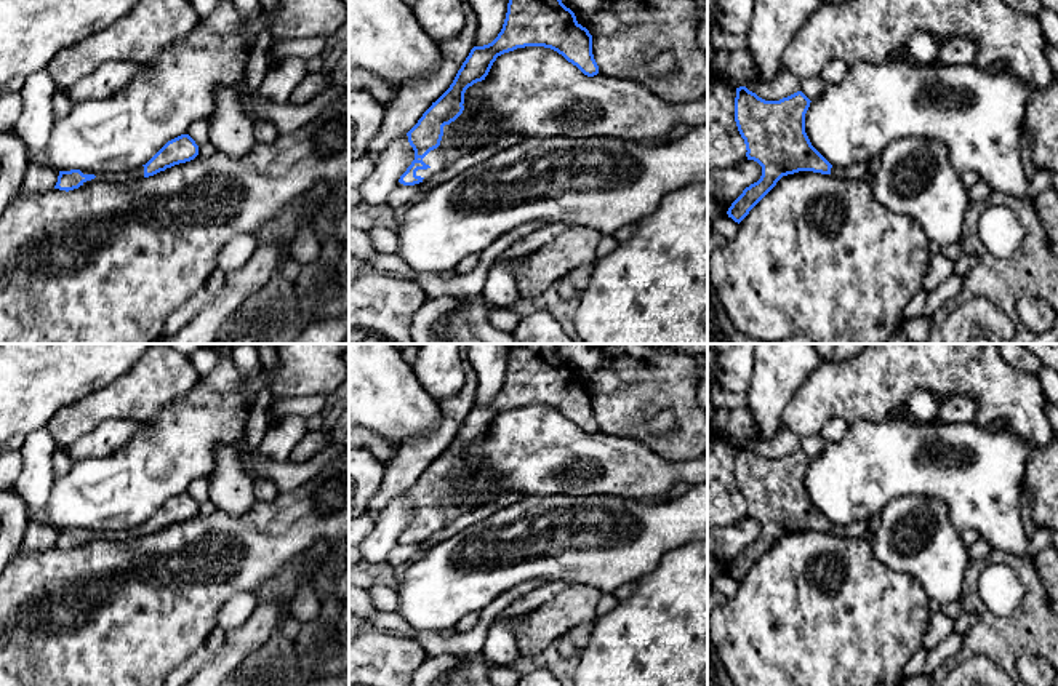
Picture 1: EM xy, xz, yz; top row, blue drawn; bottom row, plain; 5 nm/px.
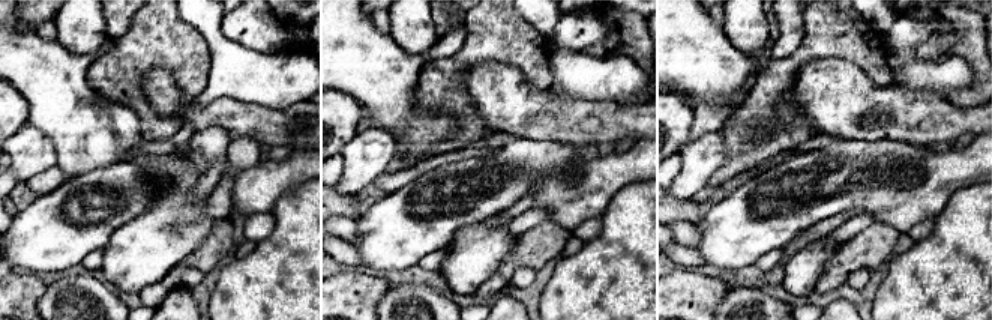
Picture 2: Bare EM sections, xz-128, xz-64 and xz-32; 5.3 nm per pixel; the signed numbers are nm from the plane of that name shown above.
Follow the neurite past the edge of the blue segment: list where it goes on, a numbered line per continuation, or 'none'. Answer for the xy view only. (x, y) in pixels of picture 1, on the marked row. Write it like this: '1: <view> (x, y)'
1: xy (138, 173)

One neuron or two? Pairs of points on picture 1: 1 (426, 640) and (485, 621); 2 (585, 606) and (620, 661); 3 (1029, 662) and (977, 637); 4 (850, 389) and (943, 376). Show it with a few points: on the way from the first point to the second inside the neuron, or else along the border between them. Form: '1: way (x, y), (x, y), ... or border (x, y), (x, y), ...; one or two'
1: way (440, 645), (461, 645), (472, 635); one
2: border (599, 616), (593, 622); two
3: border (1041, 656), (1023, 654), (1015, 667); two
4: way (873, 384), (882, 376), (921, 376); one

